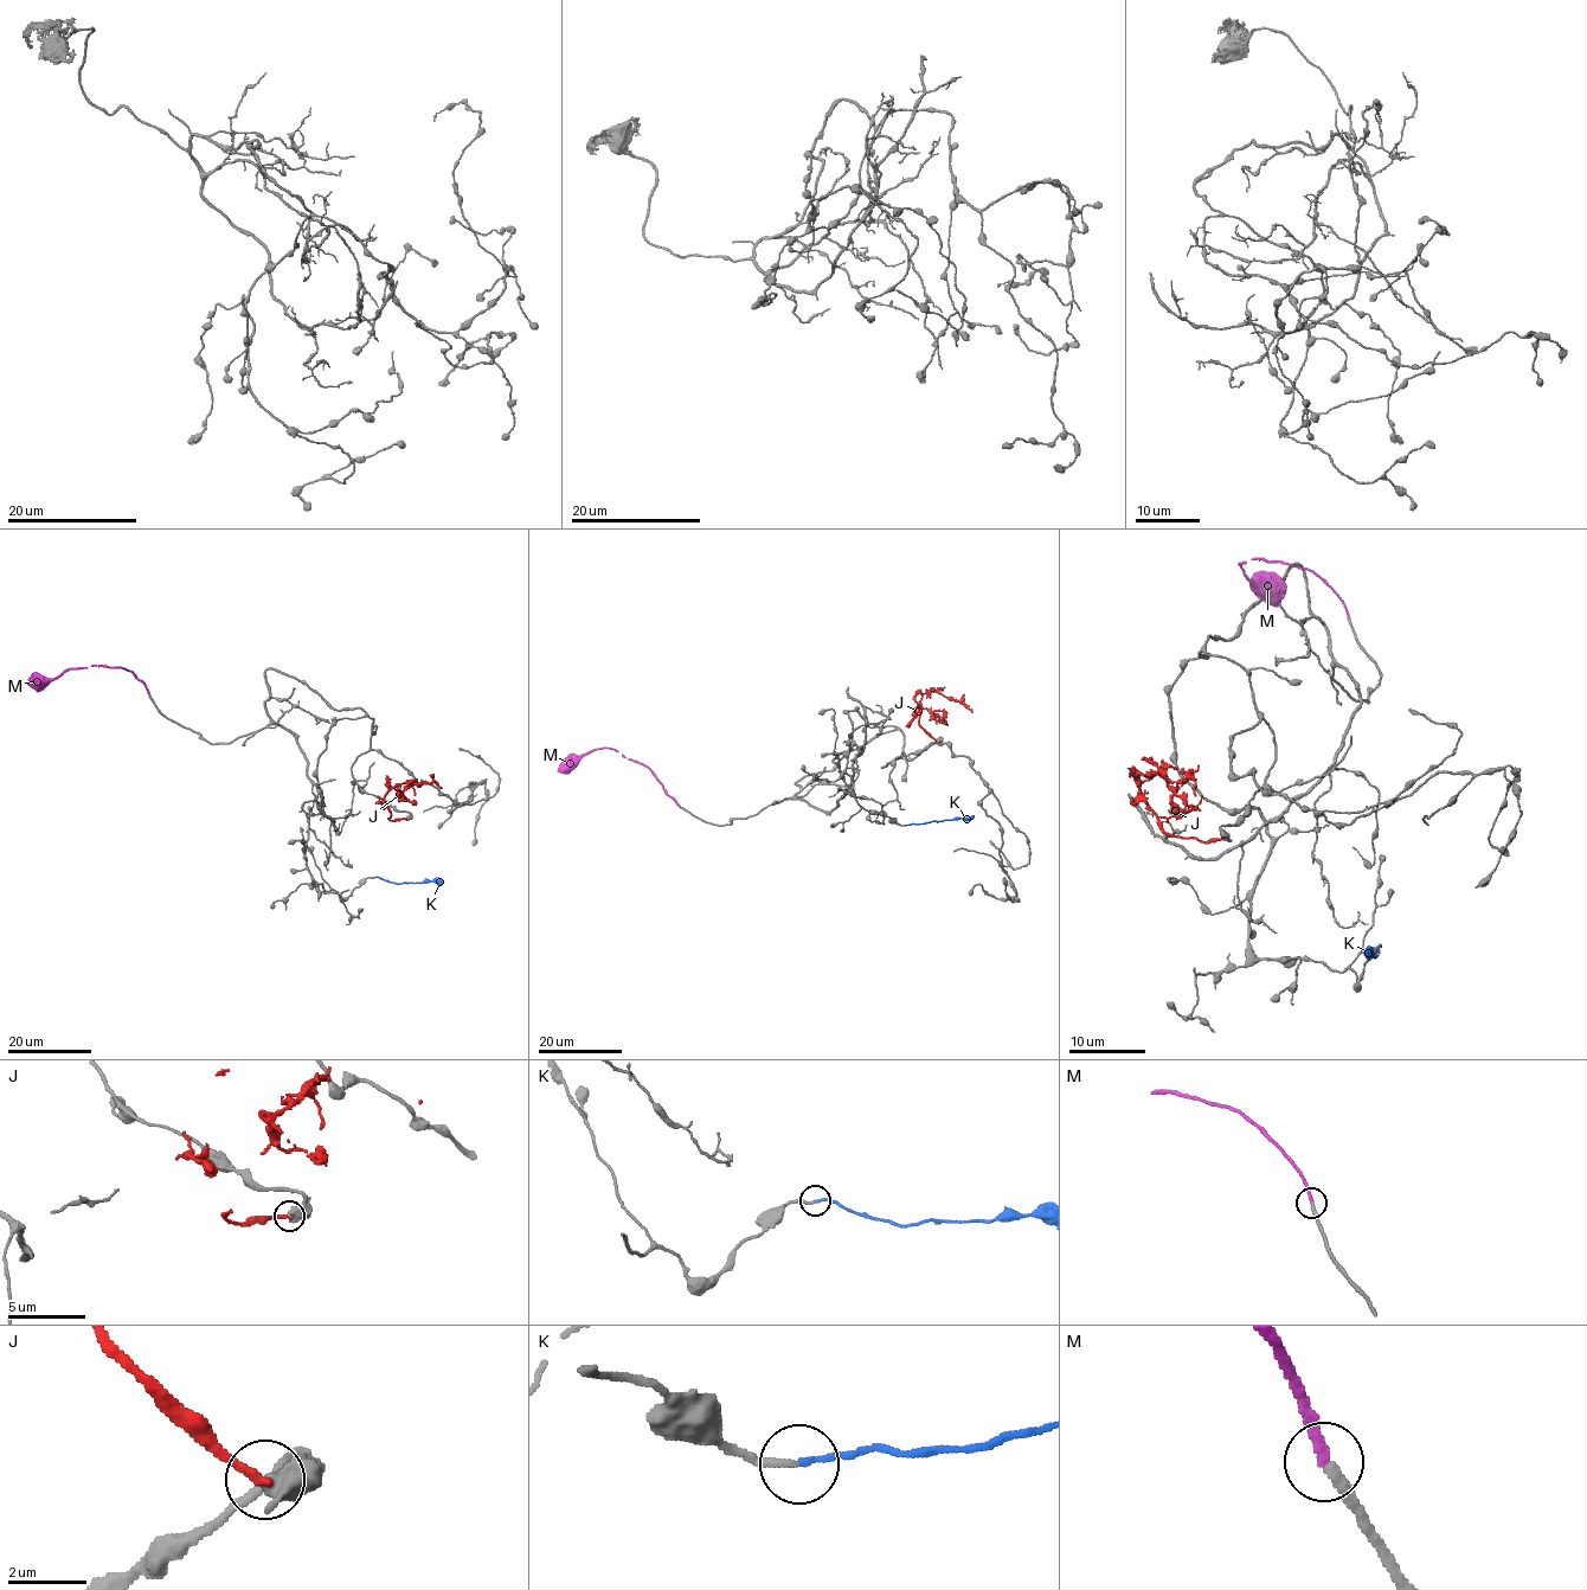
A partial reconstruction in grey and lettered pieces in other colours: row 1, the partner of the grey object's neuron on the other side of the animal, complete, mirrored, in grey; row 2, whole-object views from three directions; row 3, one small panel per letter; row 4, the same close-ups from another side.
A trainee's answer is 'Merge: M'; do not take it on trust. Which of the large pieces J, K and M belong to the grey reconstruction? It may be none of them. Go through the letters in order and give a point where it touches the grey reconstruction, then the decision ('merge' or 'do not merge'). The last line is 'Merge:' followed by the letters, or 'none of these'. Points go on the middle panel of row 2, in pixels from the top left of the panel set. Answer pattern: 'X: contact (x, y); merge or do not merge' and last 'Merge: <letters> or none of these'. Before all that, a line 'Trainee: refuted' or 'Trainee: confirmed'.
Trainee: refuted
J: contact (937, 739); do not merge
K: contact (905, 825); merge
M: contact (680, 807); merge
Merge: K, M

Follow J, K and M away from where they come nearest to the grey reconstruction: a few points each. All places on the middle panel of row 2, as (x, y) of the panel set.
J: (936, 739), (919, 724), (921, 706), (916, 700), (917, 693), (939, 692), (972, 711)
K: (905, 825), (974, 815)
M: (680, 807), (648, 768), (609, 748), (574, 756), (557, 771)

